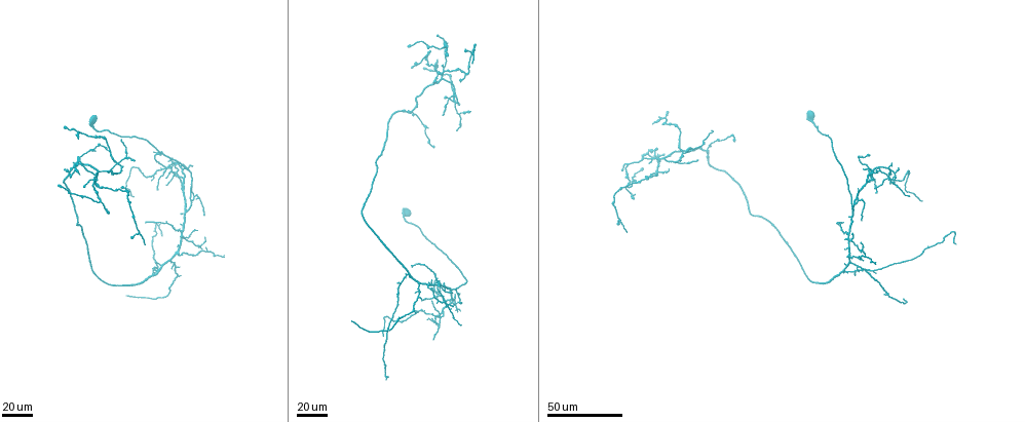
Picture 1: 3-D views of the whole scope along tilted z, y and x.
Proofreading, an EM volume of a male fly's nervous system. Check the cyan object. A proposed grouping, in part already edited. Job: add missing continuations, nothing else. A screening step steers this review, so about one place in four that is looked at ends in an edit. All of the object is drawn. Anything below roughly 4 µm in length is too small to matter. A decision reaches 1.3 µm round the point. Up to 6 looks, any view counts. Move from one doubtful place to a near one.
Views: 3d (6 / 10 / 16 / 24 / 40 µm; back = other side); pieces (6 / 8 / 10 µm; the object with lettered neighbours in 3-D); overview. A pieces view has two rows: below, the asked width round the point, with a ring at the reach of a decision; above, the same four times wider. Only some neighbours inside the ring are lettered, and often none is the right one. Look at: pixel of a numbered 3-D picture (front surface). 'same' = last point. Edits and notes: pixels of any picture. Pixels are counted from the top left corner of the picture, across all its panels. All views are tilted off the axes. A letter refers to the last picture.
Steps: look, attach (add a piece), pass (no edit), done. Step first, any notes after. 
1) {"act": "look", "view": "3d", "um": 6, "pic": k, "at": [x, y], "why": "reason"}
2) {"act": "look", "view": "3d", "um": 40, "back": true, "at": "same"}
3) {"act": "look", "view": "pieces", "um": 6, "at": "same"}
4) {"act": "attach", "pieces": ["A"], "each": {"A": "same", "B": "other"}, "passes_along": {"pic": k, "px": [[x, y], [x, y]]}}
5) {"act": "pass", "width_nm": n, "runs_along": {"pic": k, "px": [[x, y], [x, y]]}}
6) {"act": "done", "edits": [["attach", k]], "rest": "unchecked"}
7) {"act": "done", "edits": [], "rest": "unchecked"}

{"act": "look", "view": "3d", "um": 24, "pic": 1, "at": [473, 63], "why": "tapers out"}

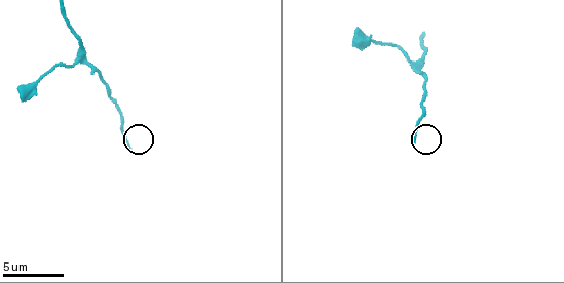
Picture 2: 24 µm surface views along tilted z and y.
{"act": "look", "view": "pieces", "um": 10, "pic": 2, "at": [128, 147]}

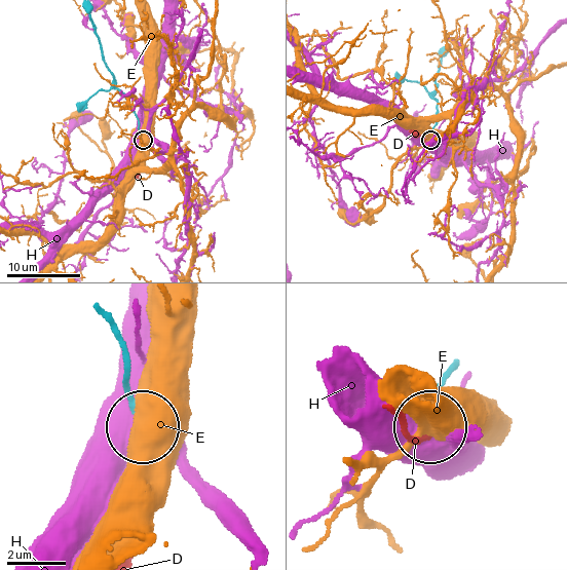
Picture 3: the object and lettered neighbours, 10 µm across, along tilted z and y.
{"act": "attach", "pieces": ["D"], "each": {"D": "same", "E": "other", "H": "other"}, "passes_along": {"pic": 3, "px": [[450, 366], [424, 433], [409, 434], [400, 417]]}, "found": "it goes on there"}

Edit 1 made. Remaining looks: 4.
{"act": "look", "view": "overview"}

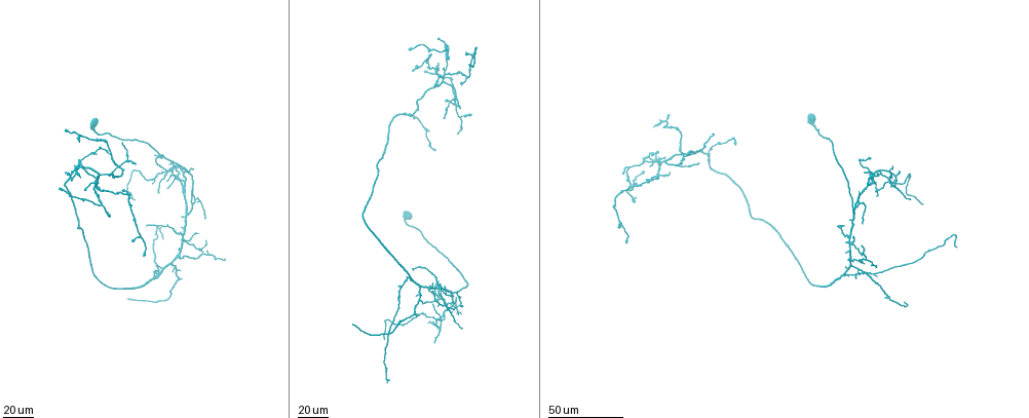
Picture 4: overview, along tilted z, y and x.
{"act": "look", "view": "3d", "um": 40, "pic": 4, "at": [713, 132]}

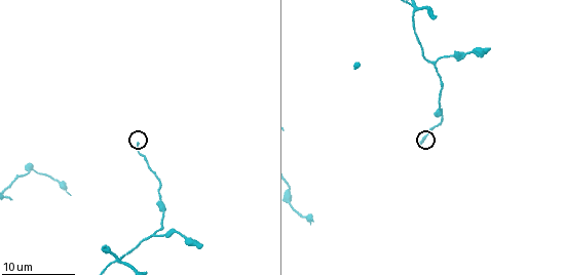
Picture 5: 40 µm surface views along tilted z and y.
{"act": "look", "view": "pieces", "um": 8, "pic": 5, "at": [140, 142]}

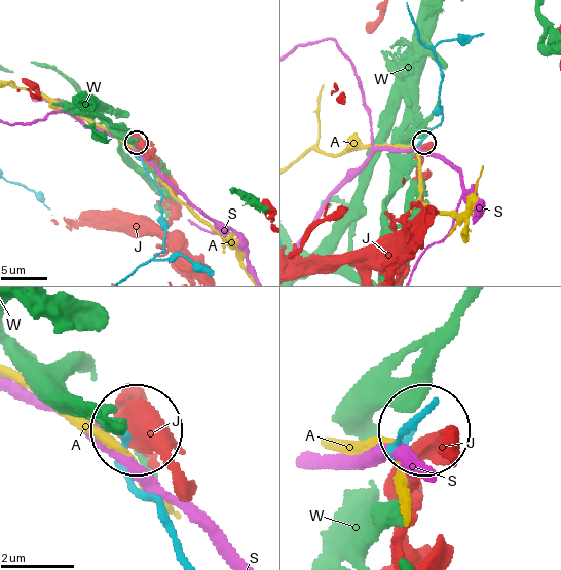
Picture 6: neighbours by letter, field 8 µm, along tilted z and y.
{"act": "pass", "width_nm": 170, "each": {"A": "other", "J": "other", "S": "other", "W": "other"}, "found": "none of them fits"}

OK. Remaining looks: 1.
{"act": "look", "view": "pieces", "um": 8, "pic": 5, "at": [10, 197], "why": "free end"}

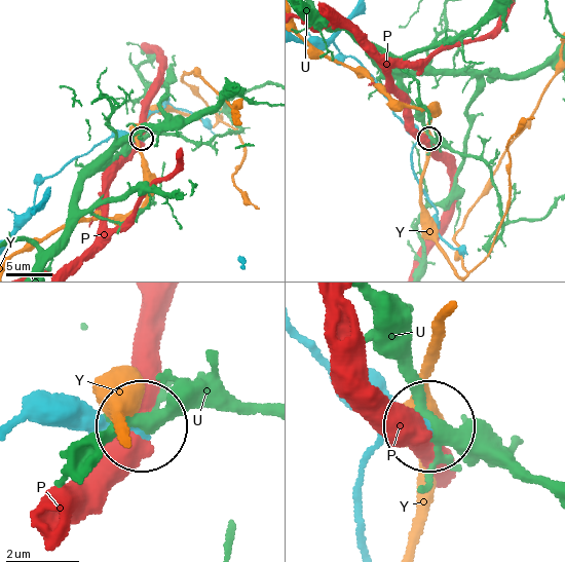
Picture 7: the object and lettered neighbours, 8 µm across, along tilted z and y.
{"act": "pass", "each": {"P": "other", "U": "other", "Y": "other"}, "found": "no lettered piece goes on from it"}

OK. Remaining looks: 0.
{"act": "done", "edits": [["attach", 3]], "rest": "unchecked"}

